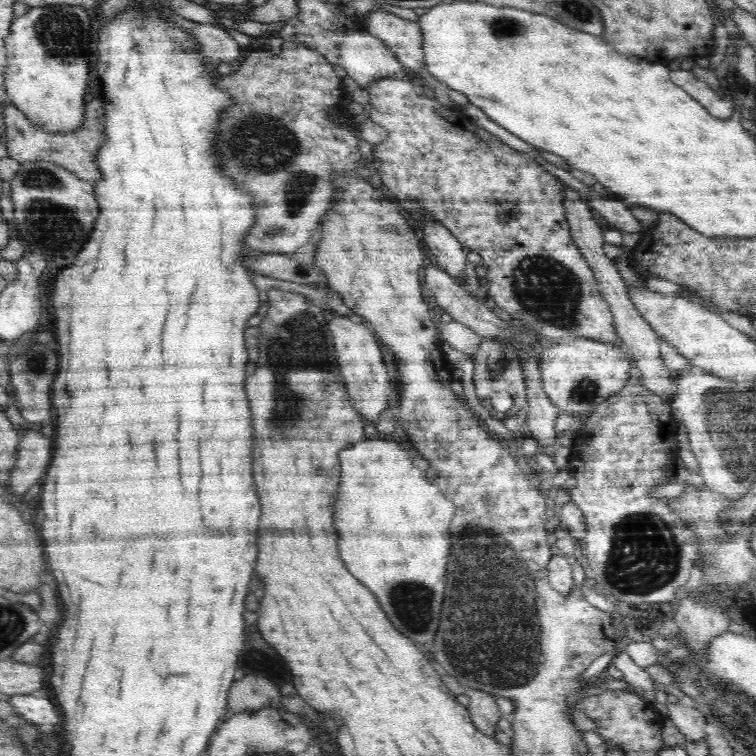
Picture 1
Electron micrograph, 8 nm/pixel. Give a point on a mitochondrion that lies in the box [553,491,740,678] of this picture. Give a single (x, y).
(644, 556)

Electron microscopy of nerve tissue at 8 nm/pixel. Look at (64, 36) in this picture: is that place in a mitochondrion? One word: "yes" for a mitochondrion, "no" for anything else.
yes

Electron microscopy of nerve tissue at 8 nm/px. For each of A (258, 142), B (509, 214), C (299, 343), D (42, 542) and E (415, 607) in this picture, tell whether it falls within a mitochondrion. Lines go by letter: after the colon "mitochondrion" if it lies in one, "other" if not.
A: mitochondrion
B: other
C: mitochondrion
D: other
E: mitochondrion

